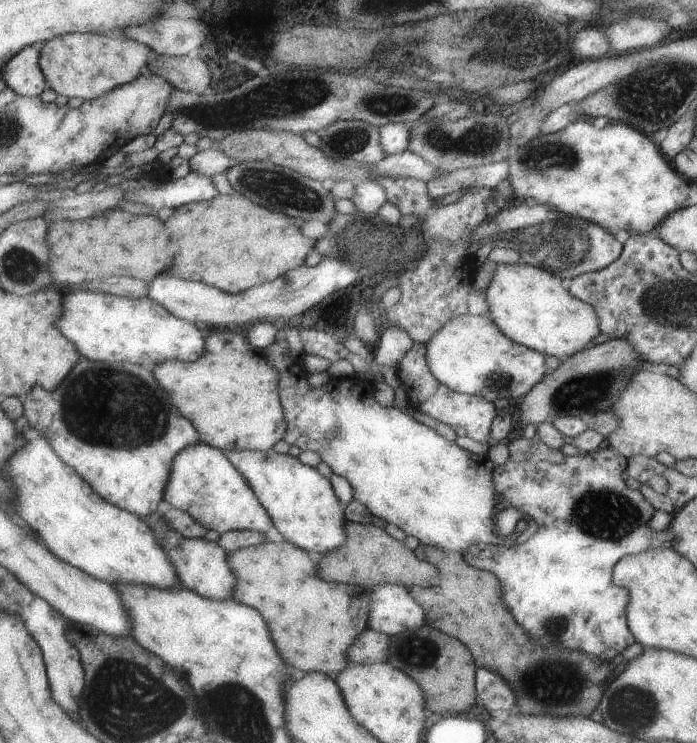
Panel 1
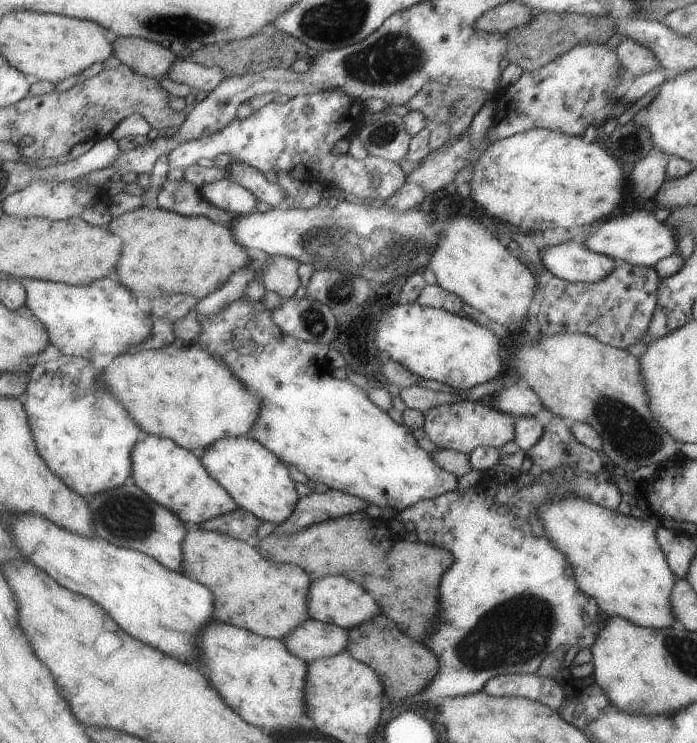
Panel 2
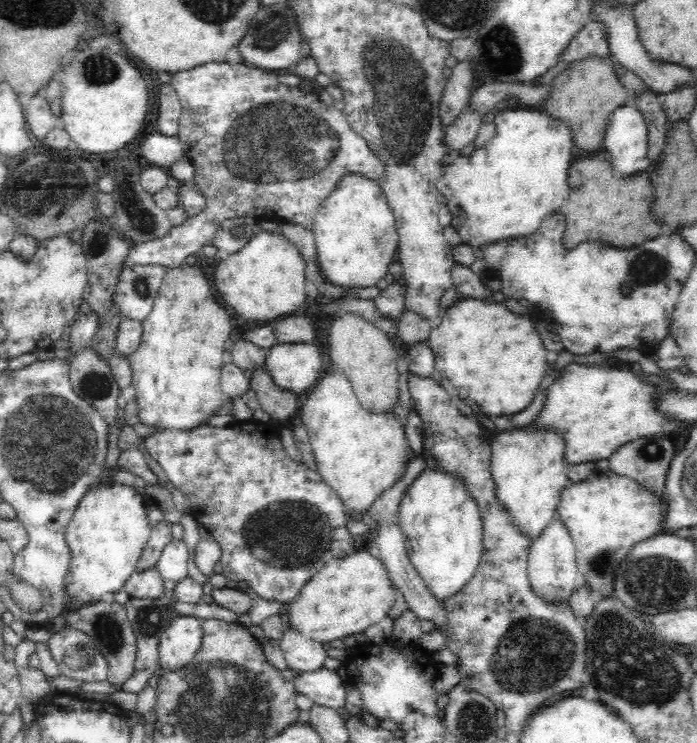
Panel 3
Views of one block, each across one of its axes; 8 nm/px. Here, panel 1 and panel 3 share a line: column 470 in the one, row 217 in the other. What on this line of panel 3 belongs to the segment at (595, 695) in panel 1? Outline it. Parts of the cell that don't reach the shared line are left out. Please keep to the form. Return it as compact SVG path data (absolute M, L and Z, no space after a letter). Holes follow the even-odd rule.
M602 148L594 153L580 153L568 169L571 193L559 210L566 217L563 243L574 248L584 240L599 240L618 248L638 246L660 234L663 224L652 214L655 188L651 171L642 170L628 176L618 174L611 163L610 153ZM626 228L626 230L624 230Z

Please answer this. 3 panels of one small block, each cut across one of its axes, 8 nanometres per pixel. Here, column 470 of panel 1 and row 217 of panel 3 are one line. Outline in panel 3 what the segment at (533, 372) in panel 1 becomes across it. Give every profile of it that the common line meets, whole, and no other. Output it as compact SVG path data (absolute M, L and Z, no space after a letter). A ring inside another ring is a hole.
M359 172L344 174L334 190L322 199L316 213L313 229L319 270L325 281L345 288L375 287L376 283L387 273L390 263L397 260L399 234L393 210L387 201L387 196L376 180L366 178Z

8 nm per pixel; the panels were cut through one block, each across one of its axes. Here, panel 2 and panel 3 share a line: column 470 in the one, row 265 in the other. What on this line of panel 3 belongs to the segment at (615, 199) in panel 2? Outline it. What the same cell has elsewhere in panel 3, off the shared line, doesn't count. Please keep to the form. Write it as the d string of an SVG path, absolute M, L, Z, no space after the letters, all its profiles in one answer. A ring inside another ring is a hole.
M186 261L178 266L164 267L164 279L154 296L152 310L141 323L142 338L139 347L128 358L133 372L132 385L136 390L140 422L146 426L156 426L160 431L164 428L190 430L194 426L200 426L200 422L204 425L204 420L216 414L225 400L226 395L219 380L224 365L222 356L226 353L224 346L230 338L232 325L226 307L218 302L218 296L214 295L202 269Z

